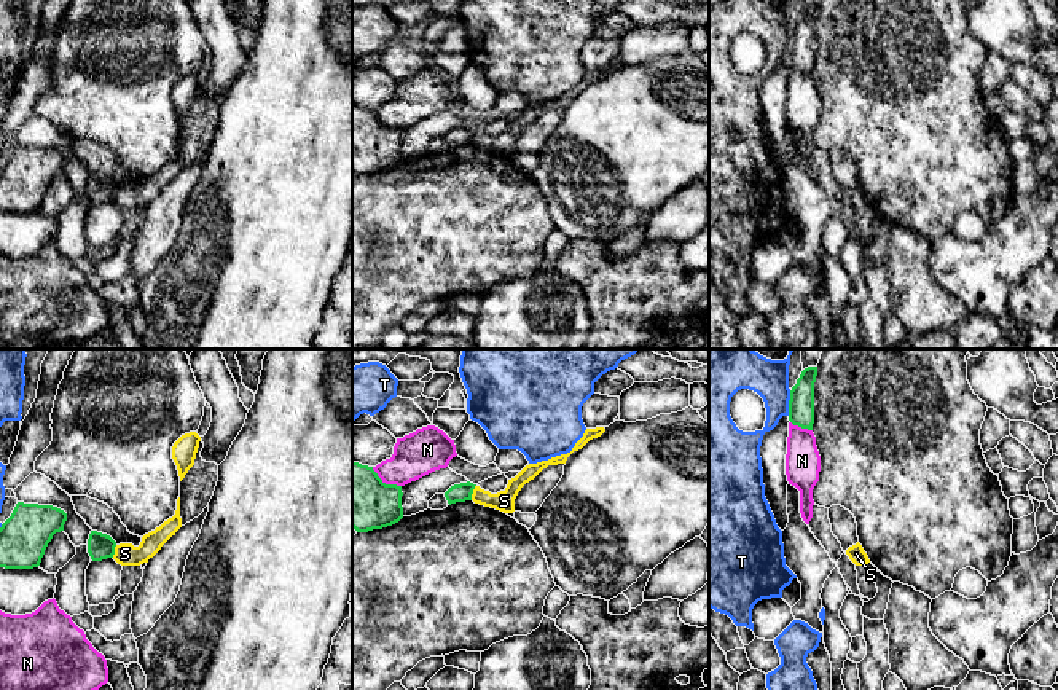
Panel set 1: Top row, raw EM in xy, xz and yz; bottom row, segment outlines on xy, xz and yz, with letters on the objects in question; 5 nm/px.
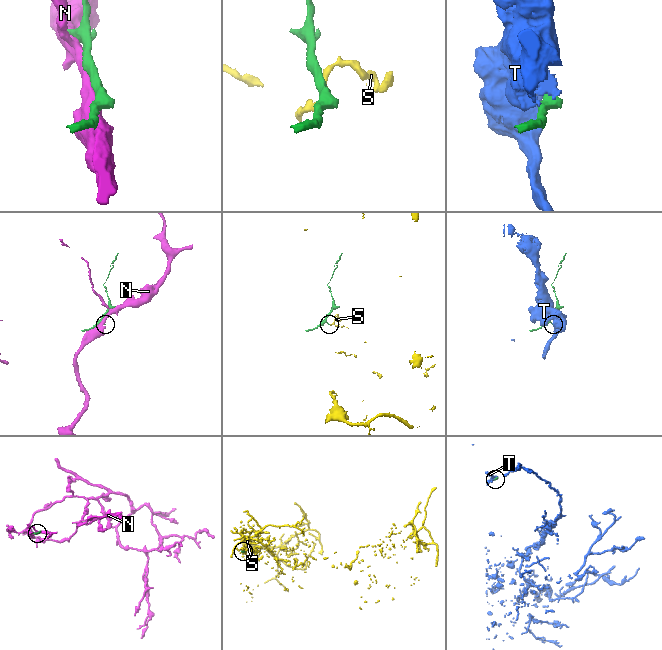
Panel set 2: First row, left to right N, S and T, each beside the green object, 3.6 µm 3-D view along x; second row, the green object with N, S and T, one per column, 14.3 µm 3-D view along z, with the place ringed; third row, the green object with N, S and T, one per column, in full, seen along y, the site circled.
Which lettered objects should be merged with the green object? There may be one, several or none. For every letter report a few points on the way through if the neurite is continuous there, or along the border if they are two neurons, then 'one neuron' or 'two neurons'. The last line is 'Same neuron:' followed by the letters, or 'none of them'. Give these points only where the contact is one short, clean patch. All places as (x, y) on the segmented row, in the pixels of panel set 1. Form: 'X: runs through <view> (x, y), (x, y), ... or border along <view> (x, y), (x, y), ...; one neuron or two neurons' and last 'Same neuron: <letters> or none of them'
N: two neurons
S: border along xz (475, 485), (470, 499); two neurons
T: two neurons
Same neuron: none of them

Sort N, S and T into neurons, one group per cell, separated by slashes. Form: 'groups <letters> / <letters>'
groups N / S / T

